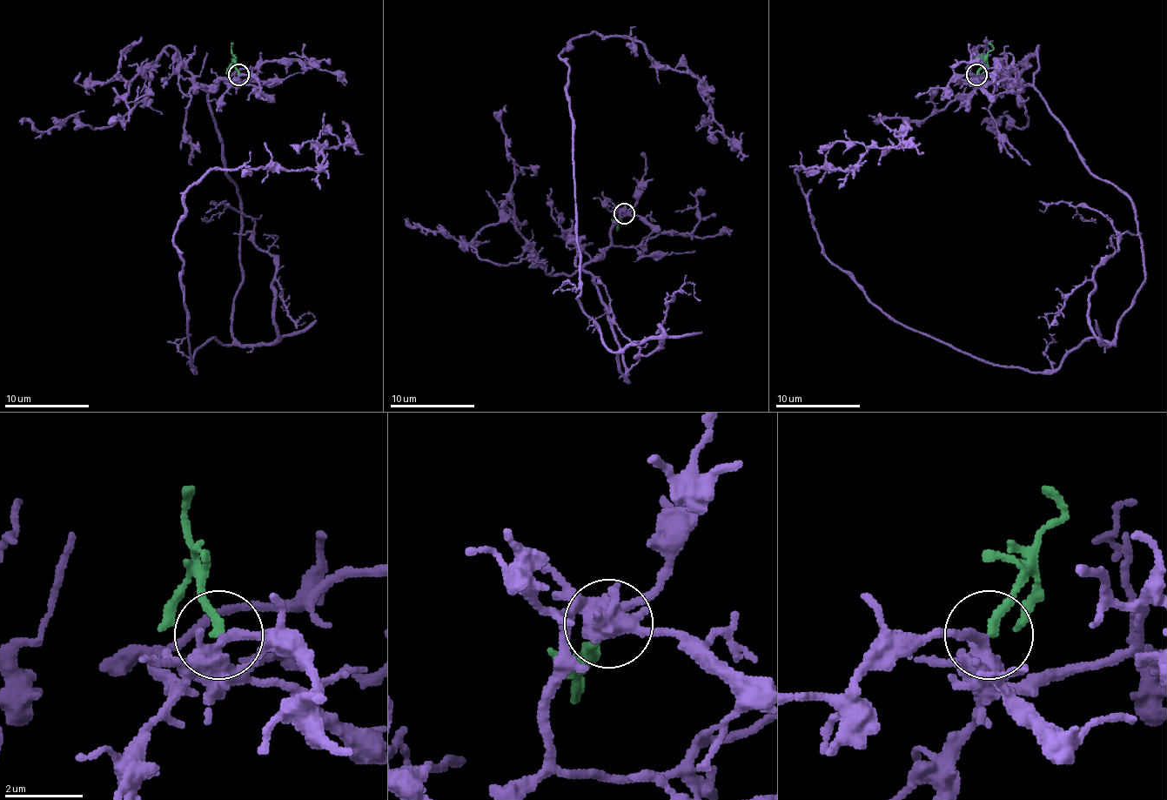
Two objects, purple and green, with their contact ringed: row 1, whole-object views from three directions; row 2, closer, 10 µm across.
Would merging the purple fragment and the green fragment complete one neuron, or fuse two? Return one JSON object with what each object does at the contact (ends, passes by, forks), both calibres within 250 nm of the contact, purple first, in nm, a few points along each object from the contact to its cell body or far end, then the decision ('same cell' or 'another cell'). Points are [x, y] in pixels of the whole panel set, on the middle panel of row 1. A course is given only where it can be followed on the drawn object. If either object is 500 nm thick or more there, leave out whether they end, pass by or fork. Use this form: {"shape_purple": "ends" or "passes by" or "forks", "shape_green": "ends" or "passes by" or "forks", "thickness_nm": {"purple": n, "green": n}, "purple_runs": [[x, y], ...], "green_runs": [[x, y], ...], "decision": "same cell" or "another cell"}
{"shape_purple": "forks", "shape_green": "ends", "thickness_nm": {"purple": 380, "green": 240}, "purple_runs": [[624, 214], [584, 267], [627, 382], [580, 305], [559, 55], [633, 37], [700, 83], [724, 136], [709, 117]], "green_runs": [[624, 214], [618, 220], [616, 229], [618, 225]], "decision": "same cell"}

